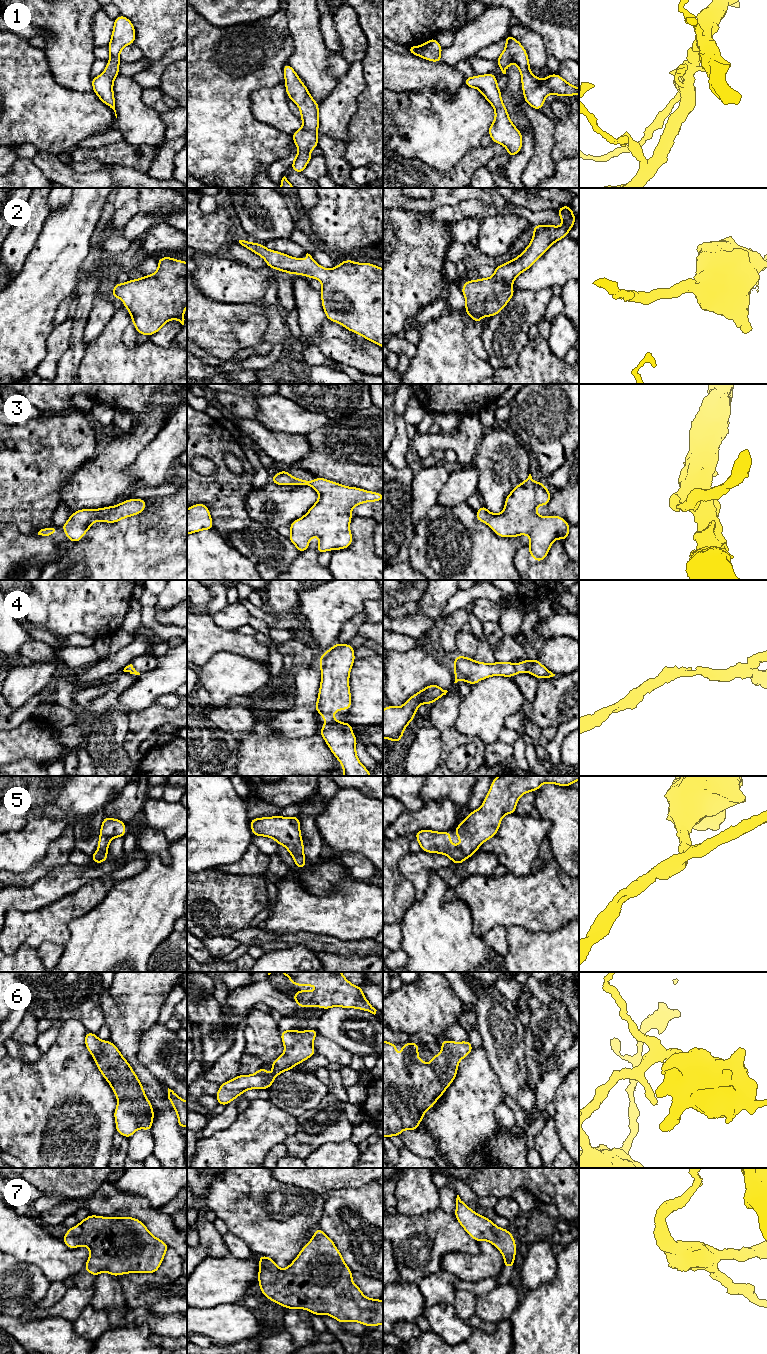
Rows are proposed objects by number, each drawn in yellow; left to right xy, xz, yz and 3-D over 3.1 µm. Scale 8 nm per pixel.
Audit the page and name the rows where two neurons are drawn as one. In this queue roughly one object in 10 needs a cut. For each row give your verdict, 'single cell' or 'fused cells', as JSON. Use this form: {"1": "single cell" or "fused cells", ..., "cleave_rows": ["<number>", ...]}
{"1": "single cell", "2": "single cell", "3": "single cell", "4": "single cell", "5": "single cell", "6": "single cell", "7": "single cell", "cleave_rows": []}

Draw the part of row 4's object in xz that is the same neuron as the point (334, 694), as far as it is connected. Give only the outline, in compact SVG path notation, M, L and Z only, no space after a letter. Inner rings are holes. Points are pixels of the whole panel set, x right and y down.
M335 643L321 654L322 679L314 708L326 721L319 733L342 764L344 776L370 776L371 772L356 755L357 740L351 730L353 725L341 723L332 715L341 709L351 708L349 675L354 661L354 648L350 644Z

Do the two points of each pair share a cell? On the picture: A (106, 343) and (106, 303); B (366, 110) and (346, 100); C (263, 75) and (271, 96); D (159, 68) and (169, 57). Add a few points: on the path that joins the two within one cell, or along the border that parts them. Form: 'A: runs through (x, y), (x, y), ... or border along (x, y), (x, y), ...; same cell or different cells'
A: border along (116, 310), (105, 328), (90, 342); different cells
B: border along (366, 84), (356, 98), (357, 110), (347, 127); different cells
C: border along (284, 83), (255, 90), (250, 97), (251, 103); different cells
D: runs through (161, 65), (166, 60); same cell

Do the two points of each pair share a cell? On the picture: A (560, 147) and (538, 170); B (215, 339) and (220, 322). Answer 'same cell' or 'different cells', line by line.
A: different cells
B: same cell

